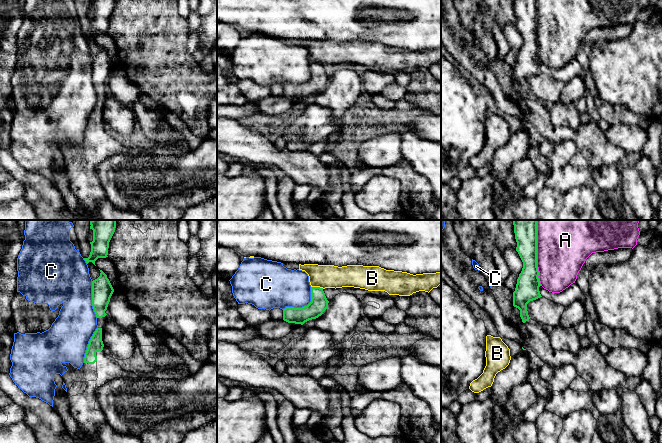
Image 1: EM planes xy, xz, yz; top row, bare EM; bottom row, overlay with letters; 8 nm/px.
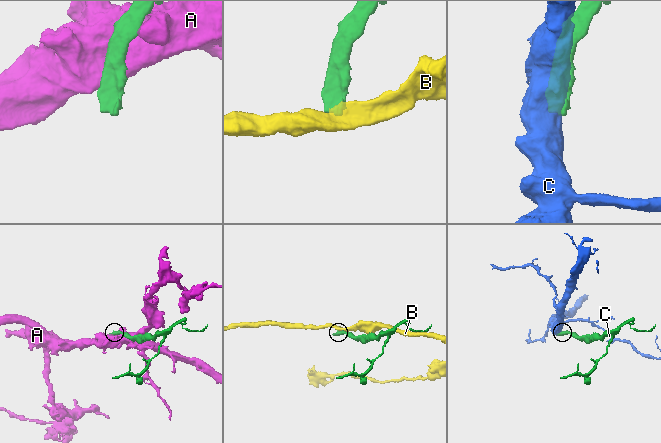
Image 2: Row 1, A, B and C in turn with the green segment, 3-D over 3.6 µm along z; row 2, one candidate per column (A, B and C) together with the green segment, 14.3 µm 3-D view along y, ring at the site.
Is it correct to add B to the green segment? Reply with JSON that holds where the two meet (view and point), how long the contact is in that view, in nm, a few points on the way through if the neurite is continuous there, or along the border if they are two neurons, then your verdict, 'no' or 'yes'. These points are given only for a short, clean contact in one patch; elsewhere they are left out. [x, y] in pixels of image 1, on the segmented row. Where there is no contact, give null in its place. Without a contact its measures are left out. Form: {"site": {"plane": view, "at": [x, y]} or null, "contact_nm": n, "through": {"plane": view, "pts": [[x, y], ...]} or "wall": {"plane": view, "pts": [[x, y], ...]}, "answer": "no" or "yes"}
{"site": {"plane": "xz", "at": [317, 287]}, "contact_nm": 110, "wall": {"plane": "xz", "pts": [[311, 286], [323, 288]]}, "answer": "no"}

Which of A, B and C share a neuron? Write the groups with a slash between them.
A / B / C

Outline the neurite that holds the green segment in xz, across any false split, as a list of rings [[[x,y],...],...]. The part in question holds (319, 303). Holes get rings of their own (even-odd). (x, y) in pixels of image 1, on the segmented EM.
[[[311,287],[311,302],[302,308],[286,307],[283,309],[283,320],[303,325],[321,316],[328,308],[328,303],[323,288]]]

